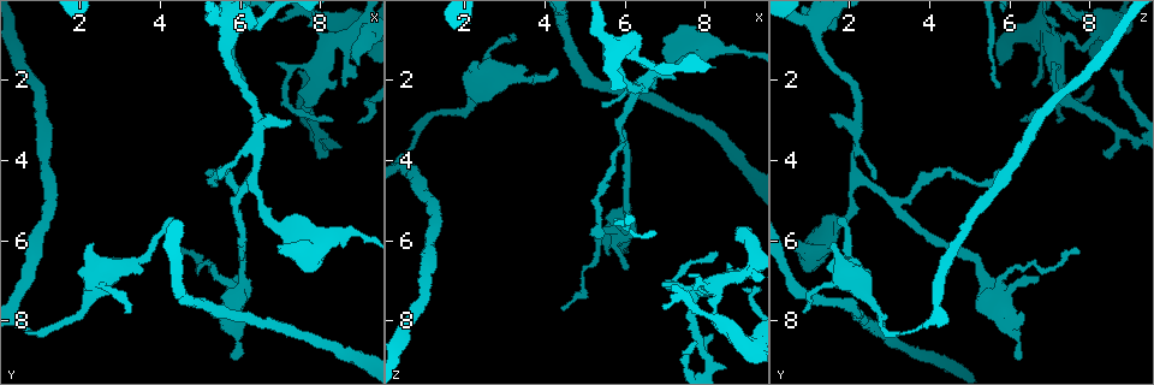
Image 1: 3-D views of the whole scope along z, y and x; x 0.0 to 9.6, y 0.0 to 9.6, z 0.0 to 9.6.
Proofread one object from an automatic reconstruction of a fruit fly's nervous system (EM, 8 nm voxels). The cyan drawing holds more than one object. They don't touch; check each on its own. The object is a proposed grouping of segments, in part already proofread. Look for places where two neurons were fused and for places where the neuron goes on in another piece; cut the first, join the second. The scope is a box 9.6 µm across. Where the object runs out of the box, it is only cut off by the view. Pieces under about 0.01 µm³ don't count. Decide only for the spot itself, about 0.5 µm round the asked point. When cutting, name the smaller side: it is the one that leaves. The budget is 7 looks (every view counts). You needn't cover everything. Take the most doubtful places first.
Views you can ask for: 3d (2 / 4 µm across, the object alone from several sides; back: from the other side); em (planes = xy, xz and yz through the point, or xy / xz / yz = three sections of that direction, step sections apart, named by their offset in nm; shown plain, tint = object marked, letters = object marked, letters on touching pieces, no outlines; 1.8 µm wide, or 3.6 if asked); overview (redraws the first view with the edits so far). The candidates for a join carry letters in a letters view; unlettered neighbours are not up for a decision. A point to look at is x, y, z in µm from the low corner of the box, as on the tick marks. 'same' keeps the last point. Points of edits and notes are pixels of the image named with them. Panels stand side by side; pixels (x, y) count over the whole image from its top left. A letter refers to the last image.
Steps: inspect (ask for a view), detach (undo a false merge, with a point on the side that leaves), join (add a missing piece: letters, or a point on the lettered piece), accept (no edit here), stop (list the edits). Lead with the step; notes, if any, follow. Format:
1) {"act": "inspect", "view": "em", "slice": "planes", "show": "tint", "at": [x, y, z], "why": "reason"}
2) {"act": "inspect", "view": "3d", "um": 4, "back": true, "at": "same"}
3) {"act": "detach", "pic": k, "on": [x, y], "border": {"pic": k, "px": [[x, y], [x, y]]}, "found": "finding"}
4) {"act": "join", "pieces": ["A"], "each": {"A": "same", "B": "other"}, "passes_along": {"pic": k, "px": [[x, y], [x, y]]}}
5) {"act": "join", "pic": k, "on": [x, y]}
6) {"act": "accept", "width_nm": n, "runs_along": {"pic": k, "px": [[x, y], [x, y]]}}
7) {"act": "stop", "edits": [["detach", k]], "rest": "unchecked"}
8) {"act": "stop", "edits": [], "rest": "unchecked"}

{"act": "inspect", "view": "em", "slice": "planes", "show": "tint", "at": [5.80, 7.65, 5.55], "why": "sudden change in width"}

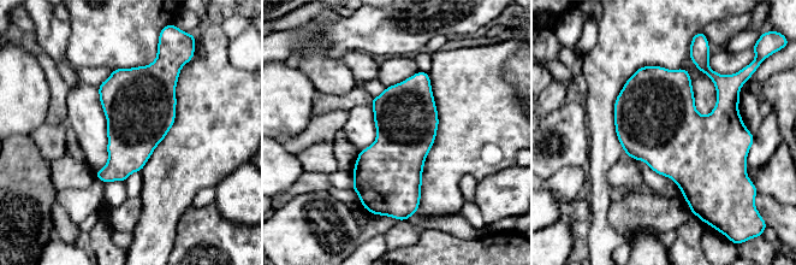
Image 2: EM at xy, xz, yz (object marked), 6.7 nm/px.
{"act": "inspect", "view": "em", "slice": "planes", "show": "letters", "at": "same", "why": "what lies round it"}

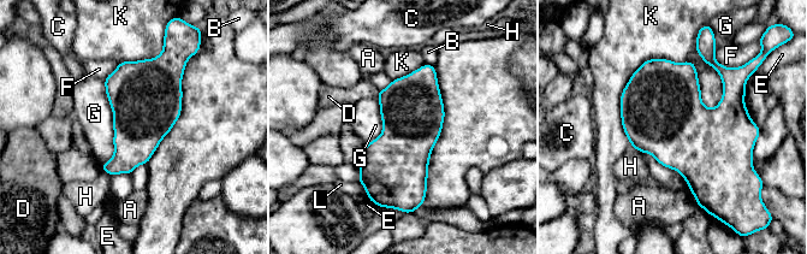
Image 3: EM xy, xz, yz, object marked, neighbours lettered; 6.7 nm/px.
{"act": "accept", "longest_contact_nm": ["K", 800], "each": {"A": "other", "B": "other", "C": "other", "D": "other", "E": "other", "F": "other", "G": "other", "H": "other", "K": "other", "L": "other"}, "border": {"pic": 3, "px": [[104, 80], [113, 154], [100, 166]]}, "found": "continuous, no second neuron"}

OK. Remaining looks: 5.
{"act": "inspect", "view": "em", "slice": "planes", "show": "tint", "at": [9.00, 1.65, 5.85], "why": "thick end"}

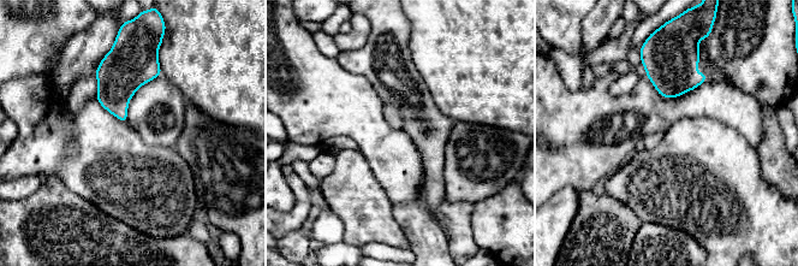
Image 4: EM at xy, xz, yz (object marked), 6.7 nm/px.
{"act": "inspect", "view": "em", "slice": "planes", "show": "letters", "at": "same", "why": "see the neighbours"}

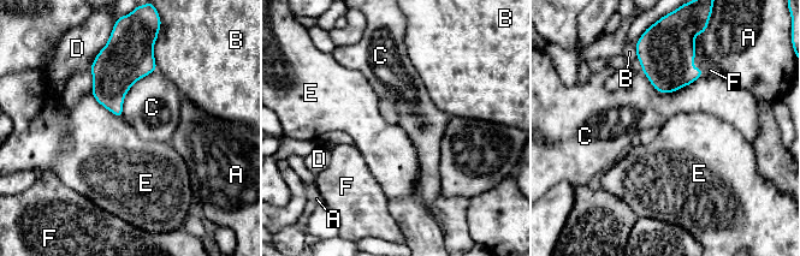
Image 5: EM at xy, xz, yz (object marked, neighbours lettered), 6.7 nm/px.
{"act": "accept", "each": {"A": "other", "B": "other", "C": "other", "D": "other", "E": "other", "F": "other"}, "found": "none of them fits"}

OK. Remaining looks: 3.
{"act": "inspect", "view": "3d", "um": 2, "at": [6.45, 3.20, 2.20]}

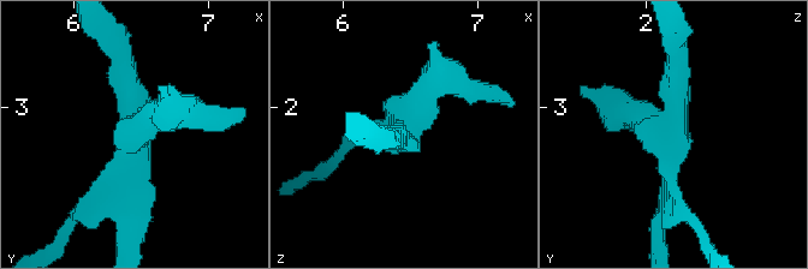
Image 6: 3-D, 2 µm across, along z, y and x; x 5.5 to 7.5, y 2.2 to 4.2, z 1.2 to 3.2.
{"act": "inspect", "view": "em", "slice": "xz", "step": 8, "show": "tint", "at": [6.46, 3.20, 2.20], "why": "now the EM"}

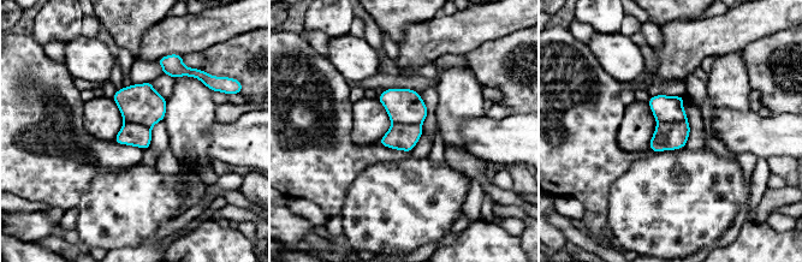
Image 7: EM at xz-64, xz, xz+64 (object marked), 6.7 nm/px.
{"act": "inspect", "view": "em", "slice": "planes", "show": "letters", "at": "same", "why": "another direction"}

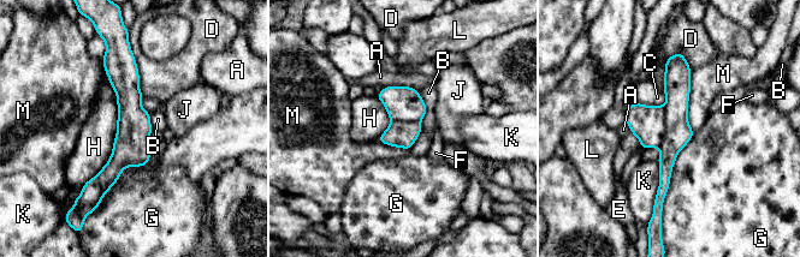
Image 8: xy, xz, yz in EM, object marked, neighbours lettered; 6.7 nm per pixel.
{"act": "accept", "longest_contact_nm": ["H", 750], "each": {"A": "other", "B": "other", "C": "other", "D": "other", "E": "other", "F": "other", "G": "other", "H": "other", "J": "other", "K": "other", "L": "other", "M": "other"}, "found": "one neuron here"}

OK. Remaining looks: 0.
{"act": "stop", "edits": [], "rest": "unchecked"}

